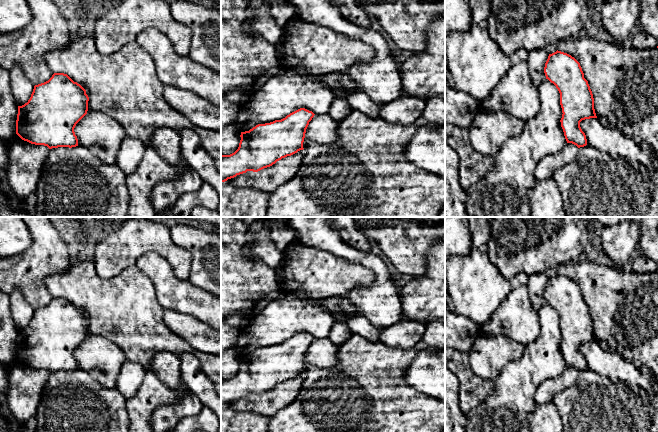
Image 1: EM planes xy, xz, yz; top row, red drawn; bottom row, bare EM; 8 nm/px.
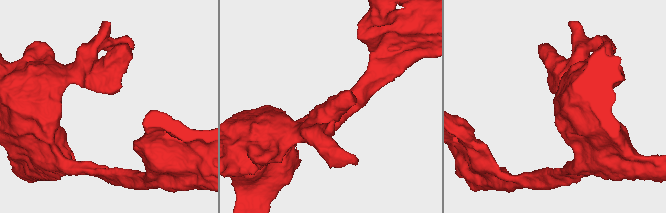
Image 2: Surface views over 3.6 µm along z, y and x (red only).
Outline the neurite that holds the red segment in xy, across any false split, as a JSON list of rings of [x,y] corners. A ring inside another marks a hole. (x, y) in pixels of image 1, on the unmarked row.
[[[54,297],[48,305],[35,309],[28,326],[18,330],[16,358],[24,365],[35,369],[44,369],[49,373],[84,370],[102,387],[116,389],[118,374],[127,358],[117,345],[104,337],[100,335],[88,337],[88,325],[86,314],[80,308],[74,306],[67,298]]]

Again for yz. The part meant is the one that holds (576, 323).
[[[558,274],[549,278],[544,297],[546,303],[553,307],[560,317],[563,337],[560,346],[567,367],[572,367],[578,372],[588,369],[613,382],[620,381],[628,386],[639,387],[650,396],[658,395],[658,382],[647,369],[637,367],[618,353],[604,349],[596,340],[592,315],[584,302],[580,287],[574,281]]]

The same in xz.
[[[300,332],[281,344],[258,348],[249,355],[241,356],[238,373],[230,379],[221,379],[221,406],[247,395],[258,396],[277,385],[291,380],[310,368],[331,368],[337,365],[338,346],[329,338],[315,339]]]

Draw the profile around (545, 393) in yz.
[[[567,367],[559,377],[542,382],[534,394],[536,404],[552,402],[556,394],[575,384],[577,376],[578,371],[576,369]]]

